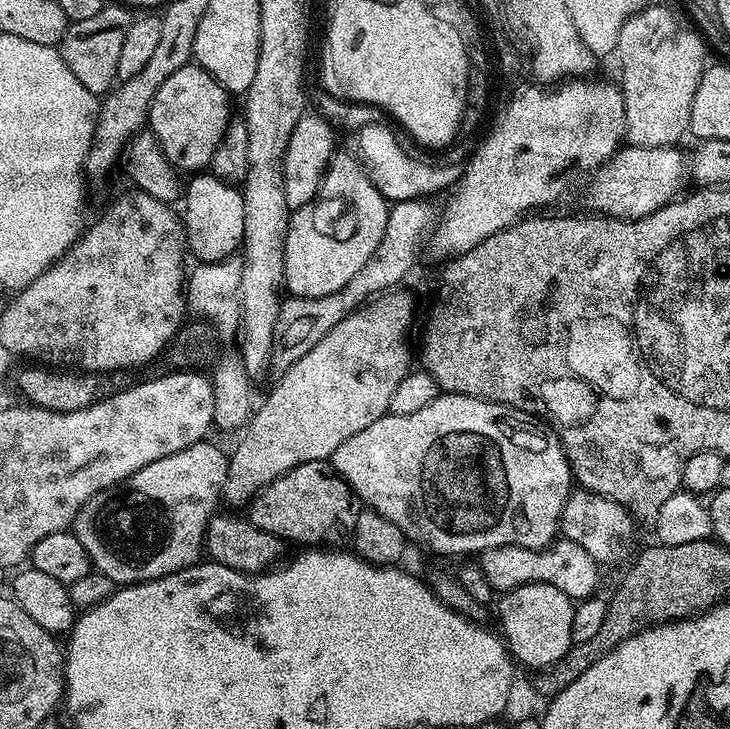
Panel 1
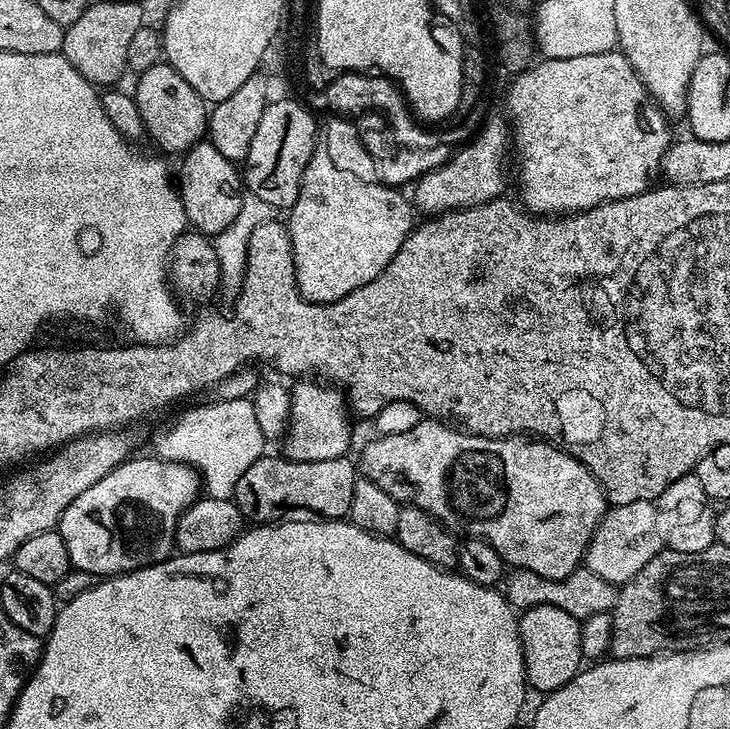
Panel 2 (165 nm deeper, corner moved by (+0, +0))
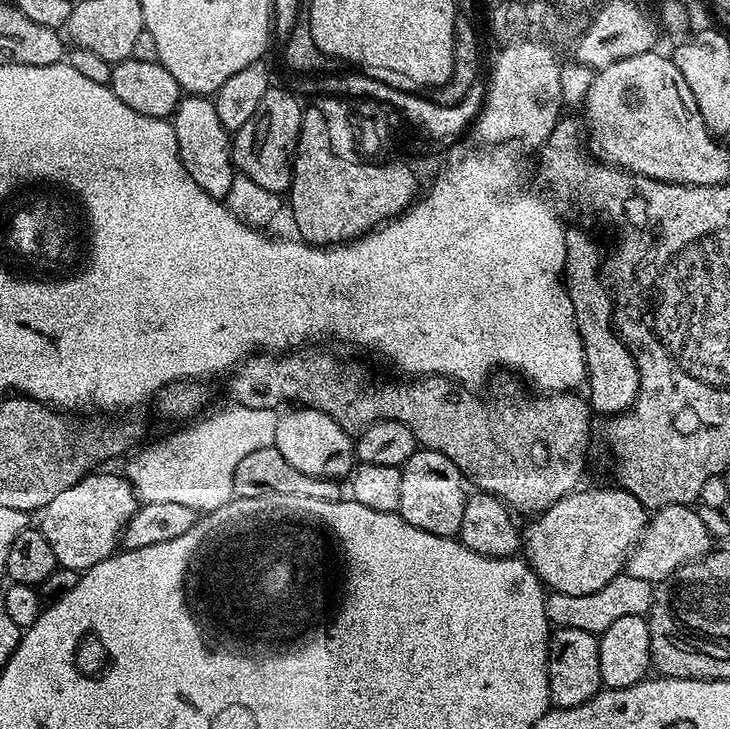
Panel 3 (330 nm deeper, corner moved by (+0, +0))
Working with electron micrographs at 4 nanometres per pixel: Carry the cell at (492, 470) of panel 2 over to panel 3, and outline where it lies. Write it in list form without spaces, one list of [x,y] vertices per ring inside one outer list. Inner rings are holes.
[[[619,486],[612,488],[584,488],[563,496],[544,512],[535,517],[536,520],[522,532],[522,556],[536,572],[541,584],[551,591],[562,594],[594,594],[594,590],[602,590],[610,578],[621,575],[628,563],[628,554],[636,547],[640,535],[650,519],[649,509],[634,498],[626,489]]]

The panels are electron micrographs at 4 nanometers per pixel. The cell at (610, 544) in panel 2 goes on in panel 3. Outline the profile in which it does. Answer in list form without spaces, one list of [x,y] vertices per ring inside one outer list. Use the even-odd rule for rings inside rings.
[[[686,504],[655,509],[636,547],[628,554],[627,575],[648,580],[655,586],[659,580],[671,578],[674,570],[678,570],[683,564],[689,564],[691,560],[698,560],[713,551],[714,544],[711,534],[708,533],[708,524],[696,510]]]

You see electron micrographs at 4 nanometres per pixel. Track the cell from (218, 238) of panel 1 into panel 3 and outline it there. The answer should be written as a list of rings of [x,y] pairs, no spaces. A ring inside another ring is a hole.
[[[185,95],[174,113],[176,145],[178,154],[186,166],[186,174],[206,190],[206,194],[217,198],[227,197],[230,182],[234,182],[237,171],[232,162],[230,134],[218,118],[215,99],[206,96]]]

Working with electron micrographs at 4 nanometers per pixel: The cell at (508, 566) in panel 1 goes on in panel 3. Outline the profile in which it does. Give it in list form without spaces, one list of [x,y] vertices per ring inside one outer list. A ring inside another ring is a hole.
[[[621,574],[610,578],[610,582],[606,582],[602,590],[594,590],[594,594],[562,594],[549,591],[544,597],[548,623],[556,628],[573,628],[599,634],[616,619],[626,618],[626,614],[647,617],[652,605],[653,587],[648,580]]]

